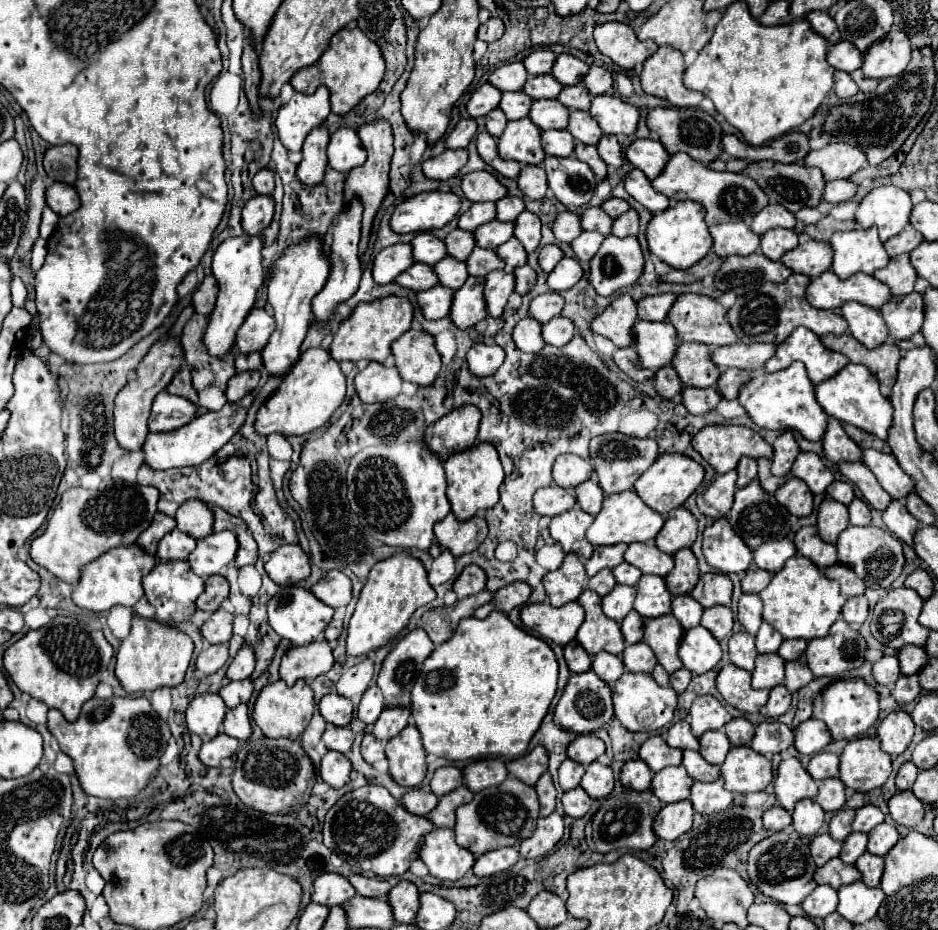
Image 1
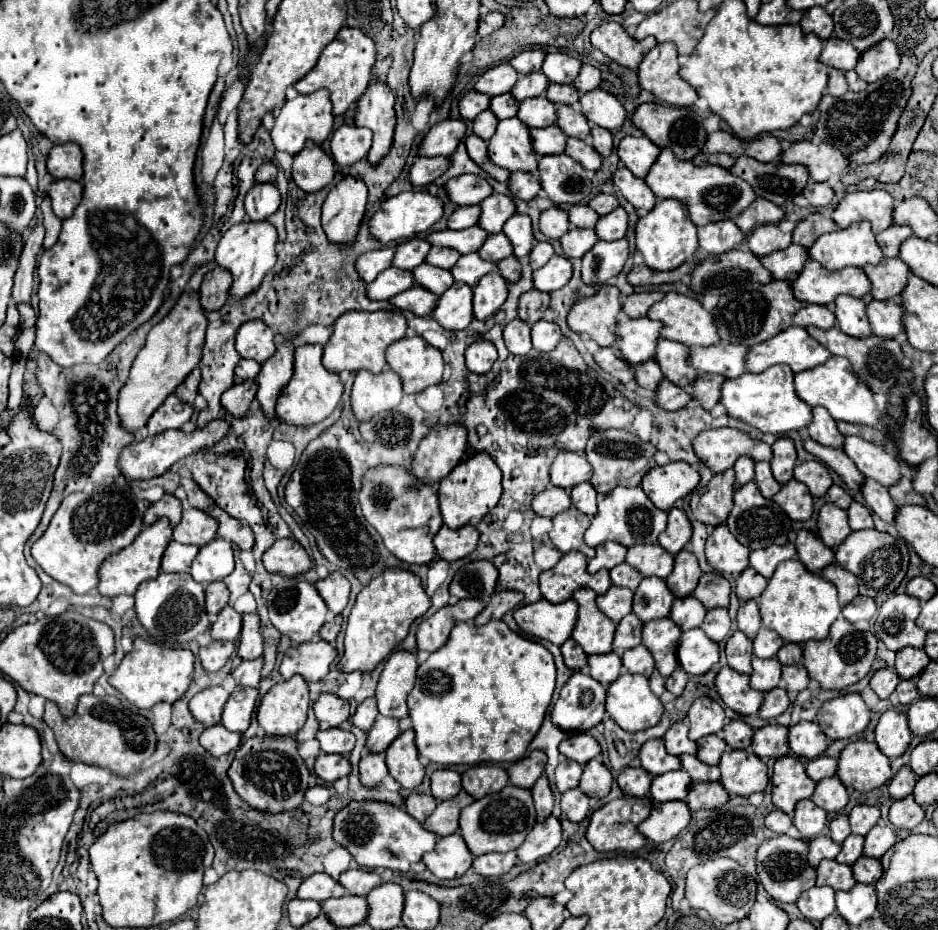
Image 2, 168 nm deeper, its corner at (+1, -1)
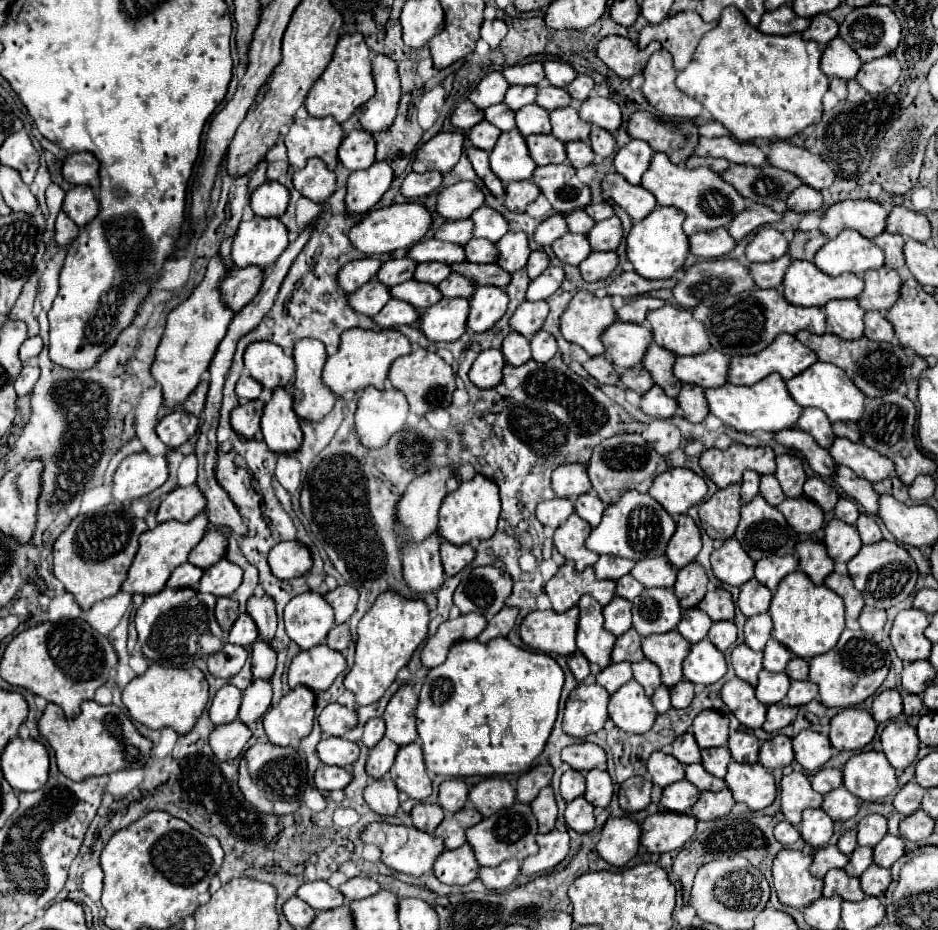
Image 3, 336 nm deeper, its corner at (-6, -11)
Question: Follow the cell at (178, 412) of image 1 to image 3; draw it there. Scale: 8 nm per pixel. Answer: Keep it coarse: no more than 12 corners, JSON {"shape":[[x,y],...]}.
{"shape":[[185,410],[167,414],[157,424],[161,442],[177,448],[197,432],[197,418]]}

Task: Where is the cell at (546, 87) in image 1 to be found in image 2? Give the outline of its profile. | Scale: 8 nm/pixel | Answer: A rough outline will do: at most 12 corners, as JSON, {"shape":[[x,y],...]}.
{"shape":[[542,72],[520,76],[516,100],[544,96],[548,78]]}

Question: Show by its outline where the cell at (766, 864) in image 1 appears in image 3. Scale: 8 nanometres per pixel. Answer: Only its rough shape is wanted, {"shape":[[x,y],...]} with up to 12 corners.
{"shape":[[781,850],[773,884],[783,904],[805,908],[823,880],[809,874],[811,856]]}

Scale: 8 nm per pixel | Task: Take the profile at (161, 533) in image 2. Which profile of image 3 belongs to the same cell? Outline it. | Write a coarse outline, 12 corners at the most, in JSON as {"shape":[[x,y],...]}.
{"shape":[[157,524],[139,538],[125,592],[161,592],[209,524]]}

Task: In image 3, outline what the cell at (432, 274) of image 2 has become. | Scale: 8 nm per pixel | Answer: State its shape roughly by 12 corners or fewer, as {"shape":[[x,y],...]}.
{"shape":[[407,280],[389,288],[391,298],[425,310],[441,298],[435,286]]}

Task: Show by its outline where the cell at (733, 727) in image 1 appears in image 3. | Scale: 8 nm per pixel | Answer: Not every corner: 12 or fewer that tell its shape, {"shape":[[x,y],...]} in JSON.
{"shape":[[749,732],[729,736],[735,762],[755,764],[759,740]]}

